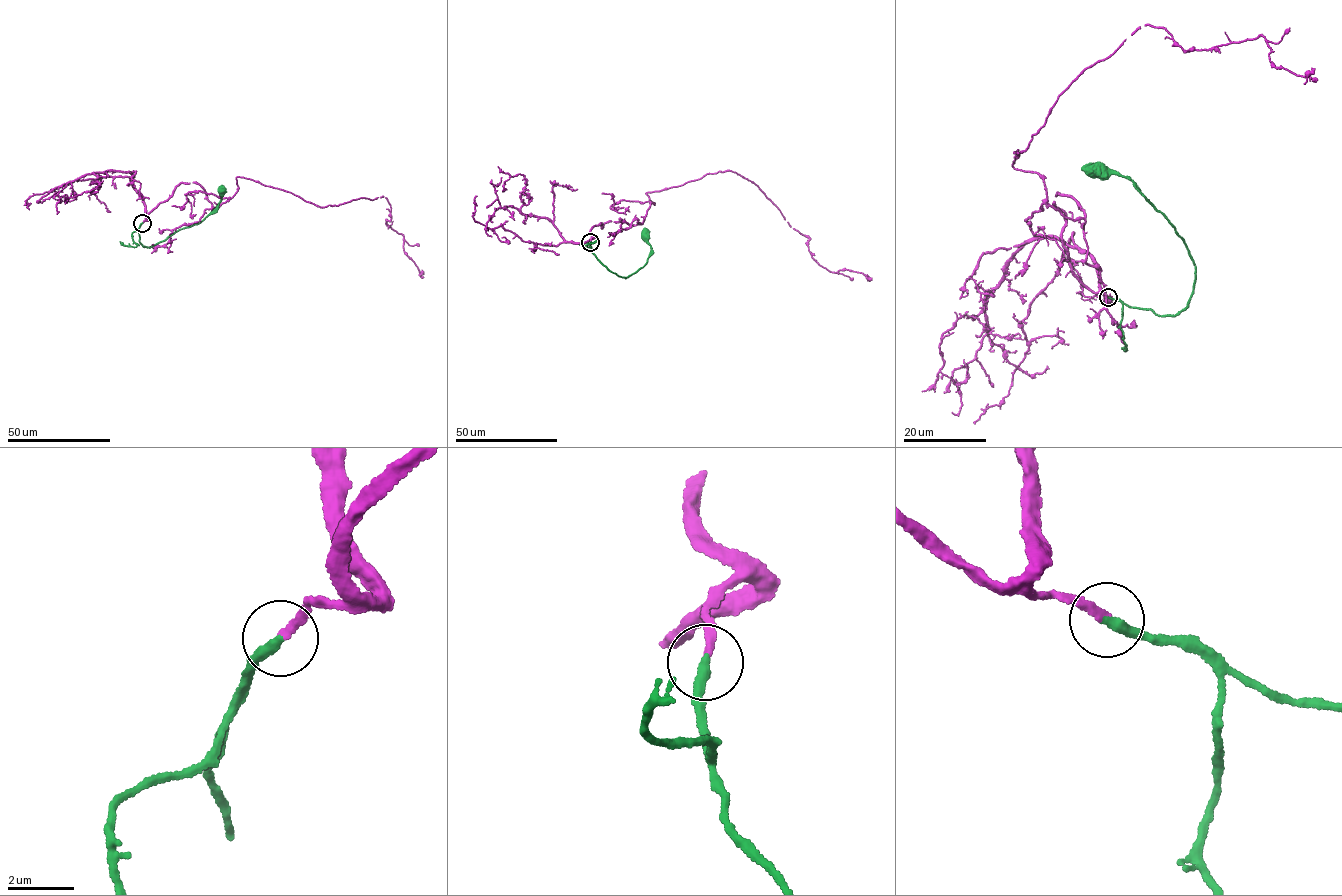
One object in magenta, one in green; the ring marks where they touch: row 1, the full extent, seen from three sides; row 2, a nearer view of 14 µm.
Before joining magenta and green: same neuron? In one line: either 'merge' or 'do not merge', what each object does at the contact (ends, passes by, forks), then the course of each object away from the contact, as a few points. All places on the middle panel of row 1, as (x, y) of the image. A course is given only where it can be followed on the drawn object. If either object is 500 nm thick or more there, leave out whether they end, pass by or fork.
merge; magenta ends there; green ends there; magenta runs (591, 242), (595, 225), (642, 223), (647, 192), (729, 170), (809, 238), (819, 265), (872, 278); green runs (591, 242), (596, 258), (610, 271), (626, 278), (646, 262), (651, 250), (644, 235)

